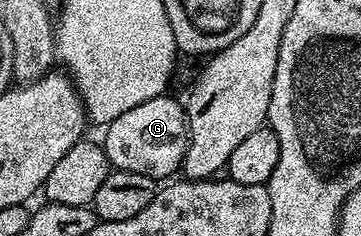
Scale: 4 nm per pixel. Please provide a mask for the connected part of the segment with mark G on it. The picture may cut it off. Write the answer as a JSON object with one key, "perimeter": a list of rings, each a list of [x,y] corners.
{"perimeter":[[[162,94],[153,100],[145,100],[145,104],[137,104],[137,108],[129,108],[129,112],[107,123],[107,135],[101,138],[101,145],[114,169],[167,180],[174,175],[171,174],[174,170],[176,173],[182,167],[187,147],[187,112],[180,99],[178,102],[171,97]]]}

